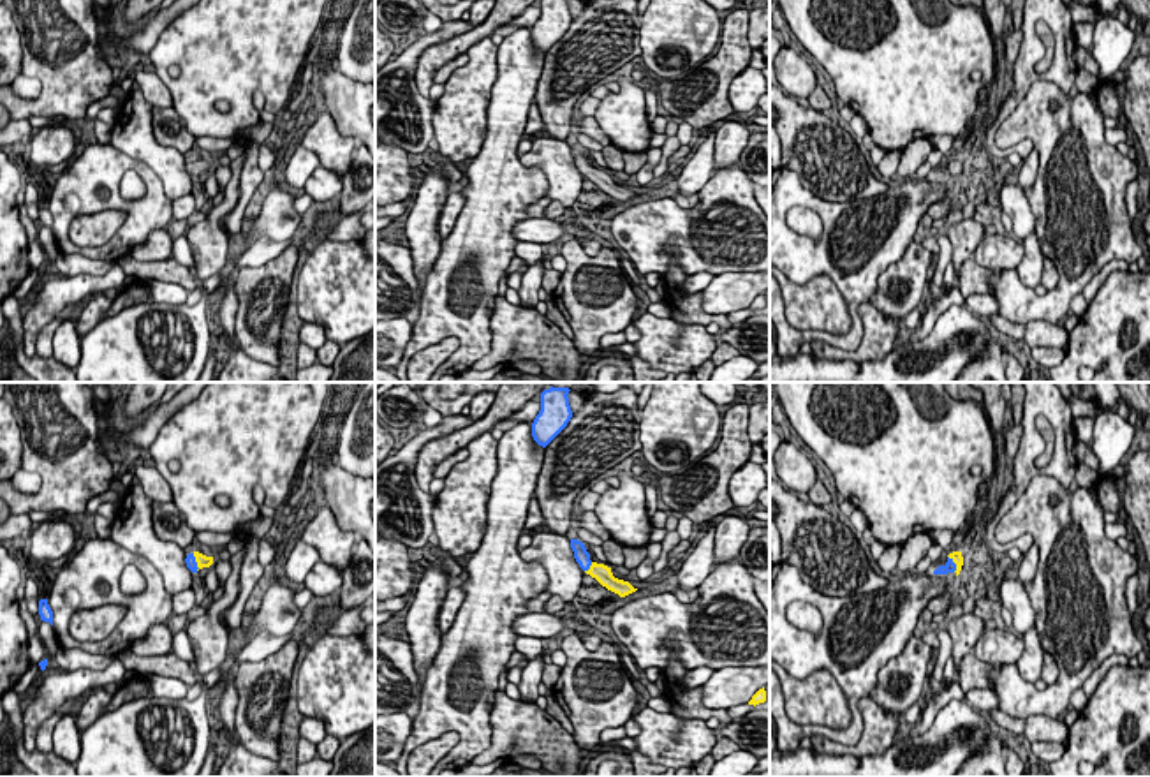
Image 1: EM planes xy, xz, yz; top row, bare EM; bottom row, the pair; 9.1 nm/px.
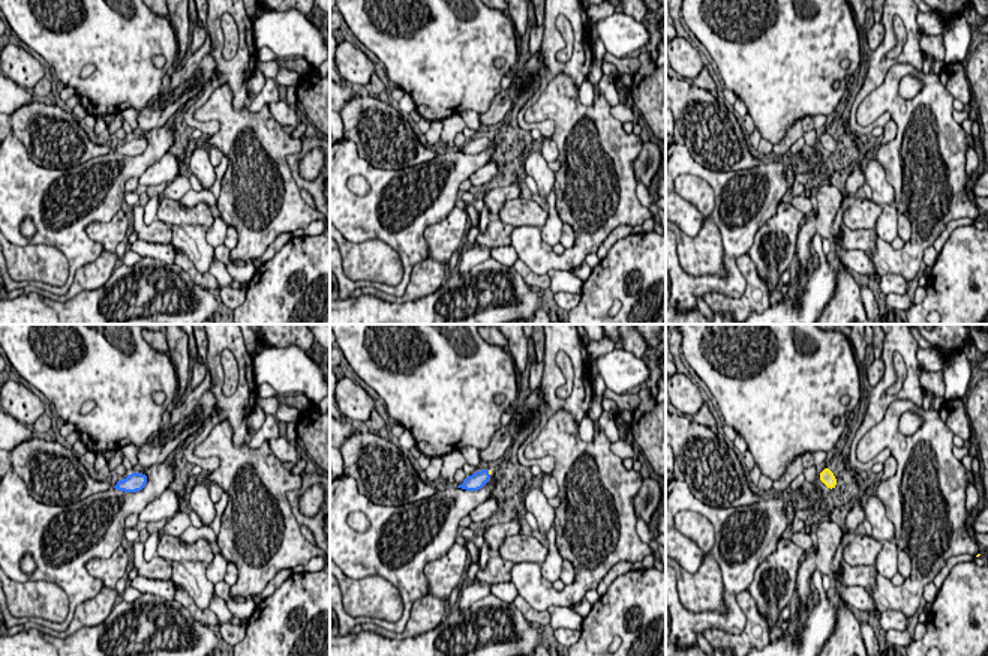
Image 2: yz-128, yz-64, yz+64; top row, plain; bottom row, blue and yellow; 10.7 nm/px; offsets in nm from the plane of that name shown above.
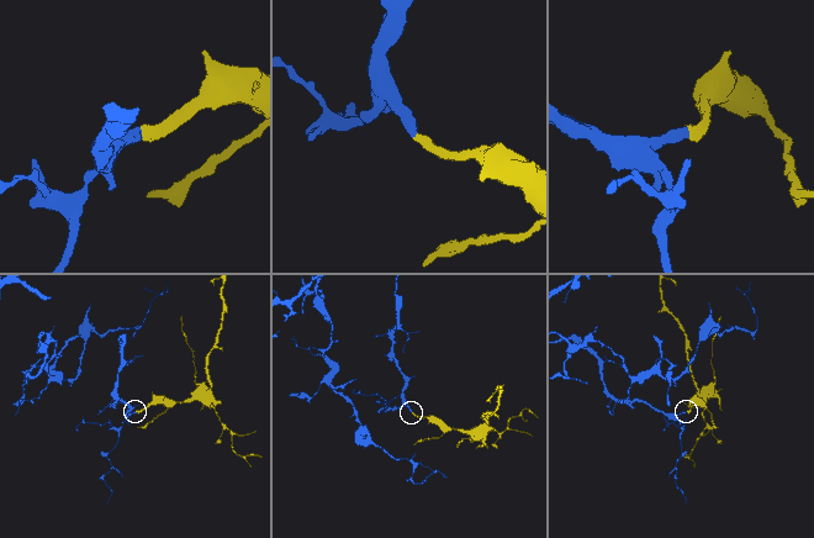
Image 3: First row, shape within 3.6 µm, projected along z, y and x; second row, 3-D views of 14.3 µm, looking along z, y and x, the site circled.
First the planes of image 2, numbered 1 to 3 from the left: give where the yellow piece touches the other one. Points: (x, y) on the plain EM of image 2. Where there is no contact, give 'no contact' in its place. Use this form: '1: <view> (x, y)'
1: no contact
2: yz-64 (488, 137)
3: no contact

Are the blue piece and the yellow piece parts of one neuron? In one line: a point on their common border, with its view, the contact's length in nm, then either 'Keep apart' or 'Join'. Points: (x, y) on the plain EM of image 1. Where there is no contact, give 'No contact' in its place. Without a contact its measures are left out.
Touches blue at yz (955, 170). Shared border 170 nm. Join

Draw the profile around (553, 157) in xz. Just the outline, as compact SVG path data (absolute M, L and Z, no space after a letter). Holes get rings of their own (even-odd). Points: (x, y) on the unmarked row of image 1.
M548 136L532 139L532 148L520 157L523 167L541 167L549 189L544 197L571 208L581 194L585 176L574 164L571 144Z

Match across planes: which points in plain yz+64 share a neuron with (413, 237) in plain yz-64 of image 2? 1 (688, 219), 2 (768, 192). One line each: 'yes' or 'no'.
1: yes
2: yes

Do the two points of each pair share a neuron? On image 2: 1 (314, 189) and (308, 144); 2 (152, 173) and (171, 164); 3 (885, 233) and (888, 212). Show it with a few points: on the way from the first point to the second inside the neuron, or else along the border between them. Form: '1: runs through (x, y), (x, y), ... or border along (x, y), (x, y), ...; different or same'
1: runs through (302, 182), (296, 174), (296, 159), (299, 156); same
2: runs through (156, 173), (167, 168); same
3: runs through (886, 228), (888, 216); same

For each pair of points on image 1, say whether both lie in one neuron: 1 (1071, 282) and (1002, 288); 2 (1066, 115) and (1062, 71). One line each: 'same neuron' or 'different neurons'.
1: same neuron
2: different neurons

